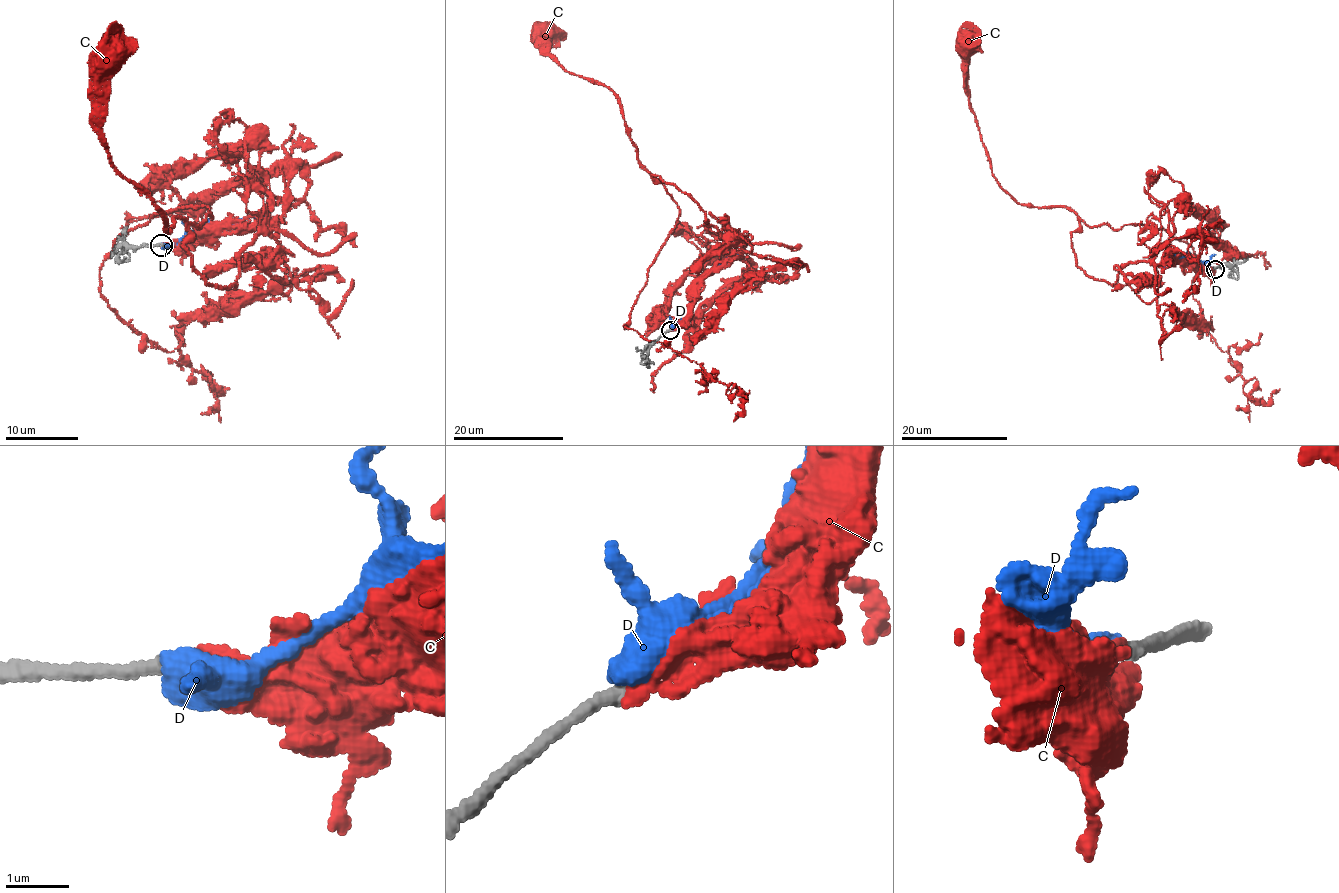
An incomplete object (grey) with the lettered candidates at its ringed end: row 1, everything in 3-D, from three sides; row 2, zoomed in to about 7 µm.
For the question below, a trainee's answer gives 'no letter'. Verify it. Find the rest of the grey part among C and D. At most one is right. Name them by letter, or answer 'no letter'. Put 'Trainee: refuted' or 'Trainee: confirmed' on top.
Trainee: refuted
C

